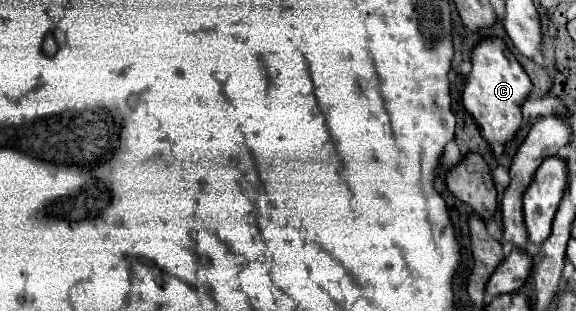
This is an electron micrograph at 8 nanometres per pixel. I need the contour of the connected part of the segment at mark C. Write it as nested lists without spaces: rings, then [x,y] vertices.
[[[487,40],[481,42],[471,54],[473,70],[467,76],[467,84],[463,90],[463,106],[477,120],[481,136],[489,144],[507,144],[515,140],[517,132],[523,126],[521,106],[529,98],[531,80],[527,72],[521,68],[517,58],[507,52],[503,40]]]

